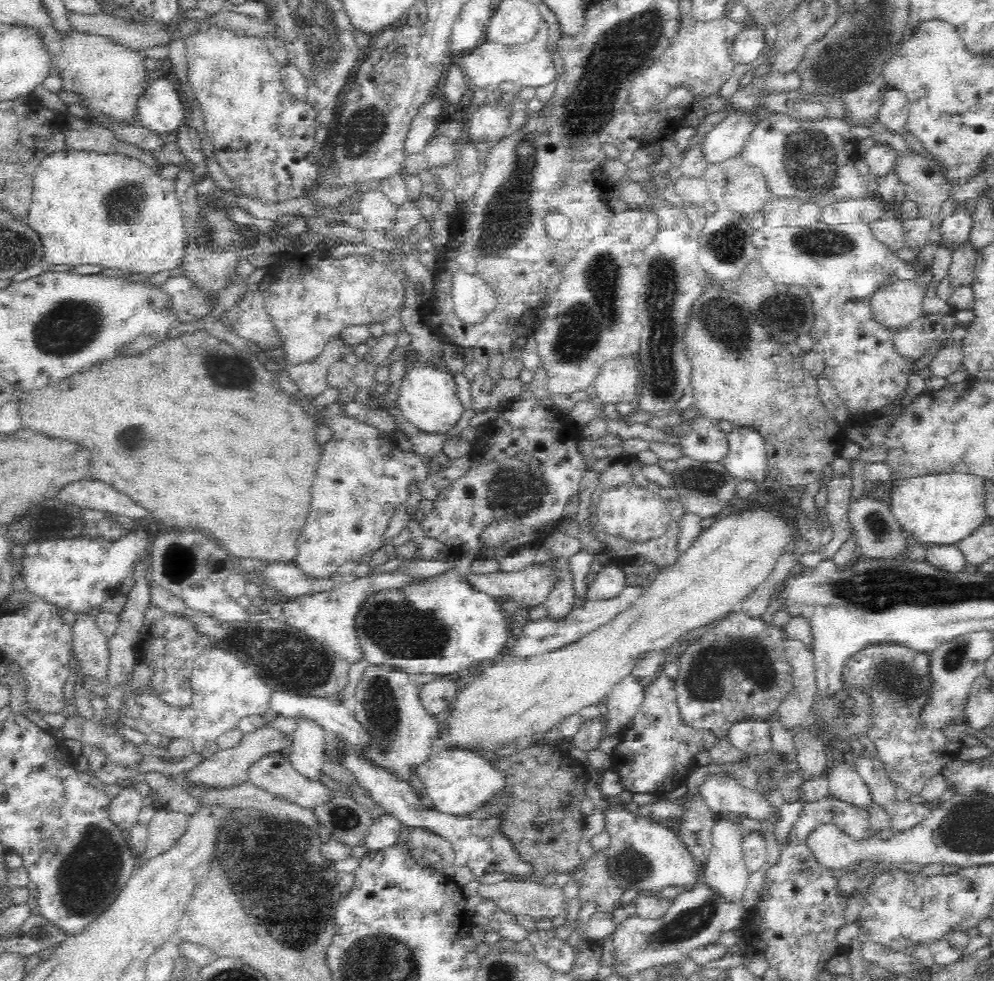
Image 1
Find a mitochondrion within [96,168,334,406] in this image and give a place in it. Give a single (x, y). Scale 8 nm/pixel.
(124, 204)

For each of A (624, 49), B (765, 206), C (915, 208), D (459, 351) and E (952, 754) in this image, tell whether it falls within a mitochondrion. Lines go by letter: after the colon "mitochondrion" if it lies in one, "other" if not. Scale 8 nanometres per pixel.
A: mitochondrion
B: other
C: other
D: other
E: other

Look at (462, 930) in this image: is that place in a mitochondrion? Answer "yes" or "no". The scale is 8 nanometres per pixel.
no

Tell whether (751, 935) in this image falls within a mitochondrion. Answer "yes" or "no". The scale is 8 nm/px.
no

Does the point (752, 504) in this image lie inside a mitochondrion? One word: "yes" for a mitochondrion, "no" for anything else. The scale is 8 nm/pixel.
no

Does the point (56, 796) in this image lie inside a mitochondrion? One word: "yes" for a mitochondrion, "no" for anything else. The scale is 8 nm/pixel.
no

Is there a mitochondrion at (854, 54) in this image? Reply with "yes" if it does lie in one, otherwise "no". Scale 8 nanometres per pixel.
yes

